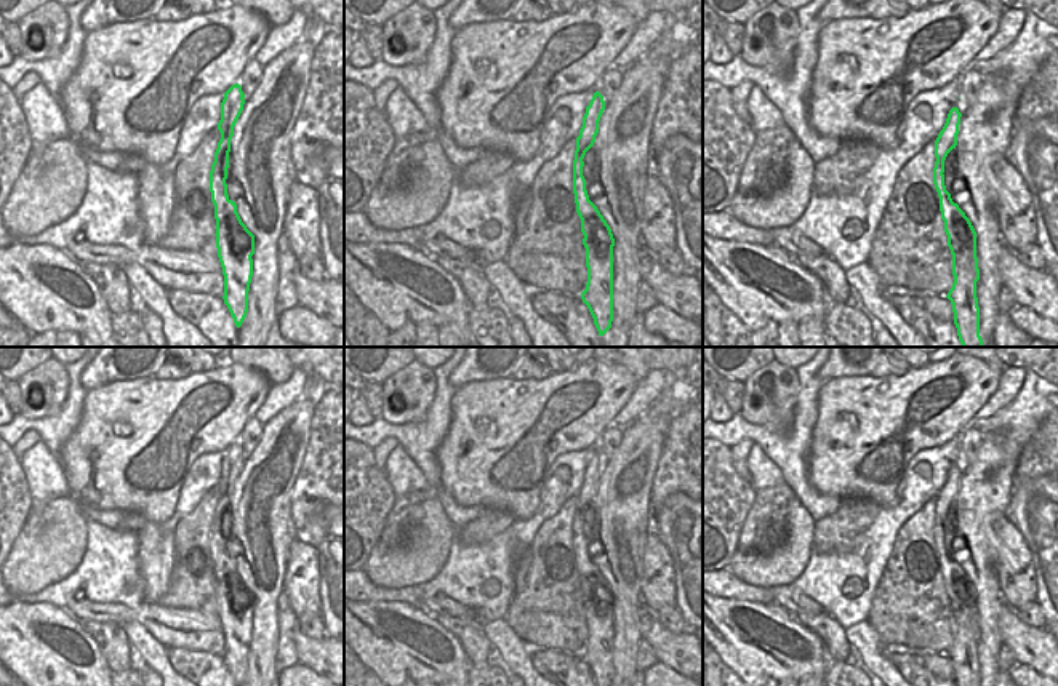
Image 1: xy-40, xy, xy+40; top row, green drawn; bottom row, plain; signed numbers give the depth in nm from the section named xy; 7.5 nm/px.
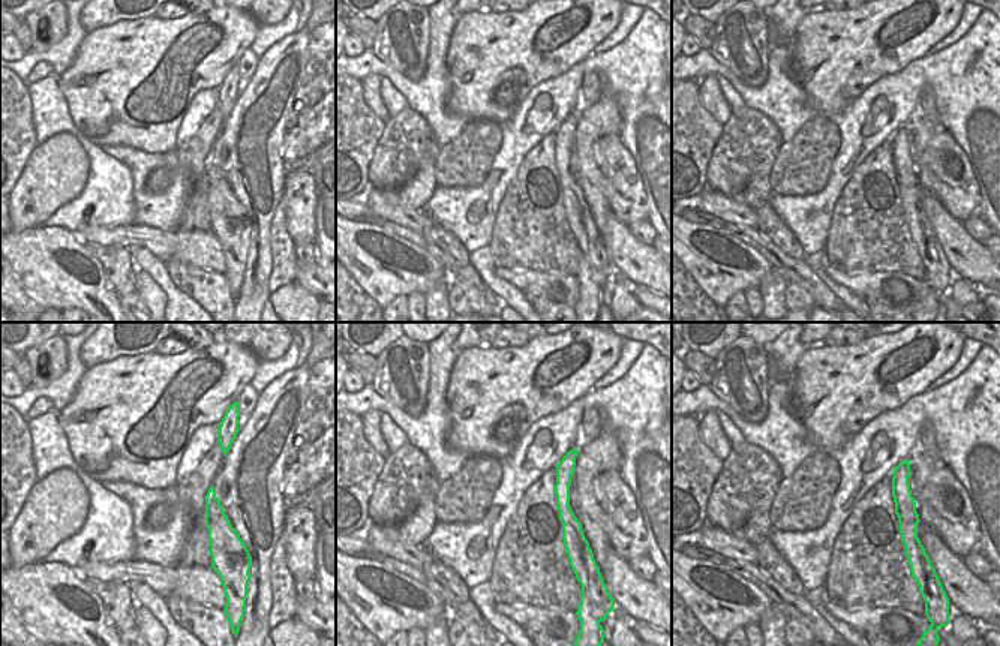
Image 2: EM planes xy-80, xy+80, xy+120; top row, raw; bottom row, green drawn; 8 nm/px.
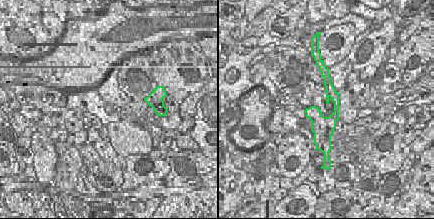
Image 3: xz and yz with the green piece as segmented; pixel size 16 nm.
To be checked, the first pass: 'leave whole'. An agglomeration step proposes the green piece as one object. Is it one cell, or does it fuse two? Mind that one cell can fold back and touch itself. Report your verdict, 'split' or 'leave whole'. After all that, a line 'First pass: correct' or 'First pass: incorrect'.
split
First pass: incorrect

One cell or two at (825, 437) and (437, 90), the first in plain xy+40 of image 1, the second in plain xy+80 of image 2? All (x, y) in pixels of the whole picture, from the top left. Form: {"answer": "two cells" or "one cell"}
{"answer": "two cells"}

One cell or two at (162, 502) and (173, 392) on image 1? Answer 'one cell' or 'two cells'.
one cell

